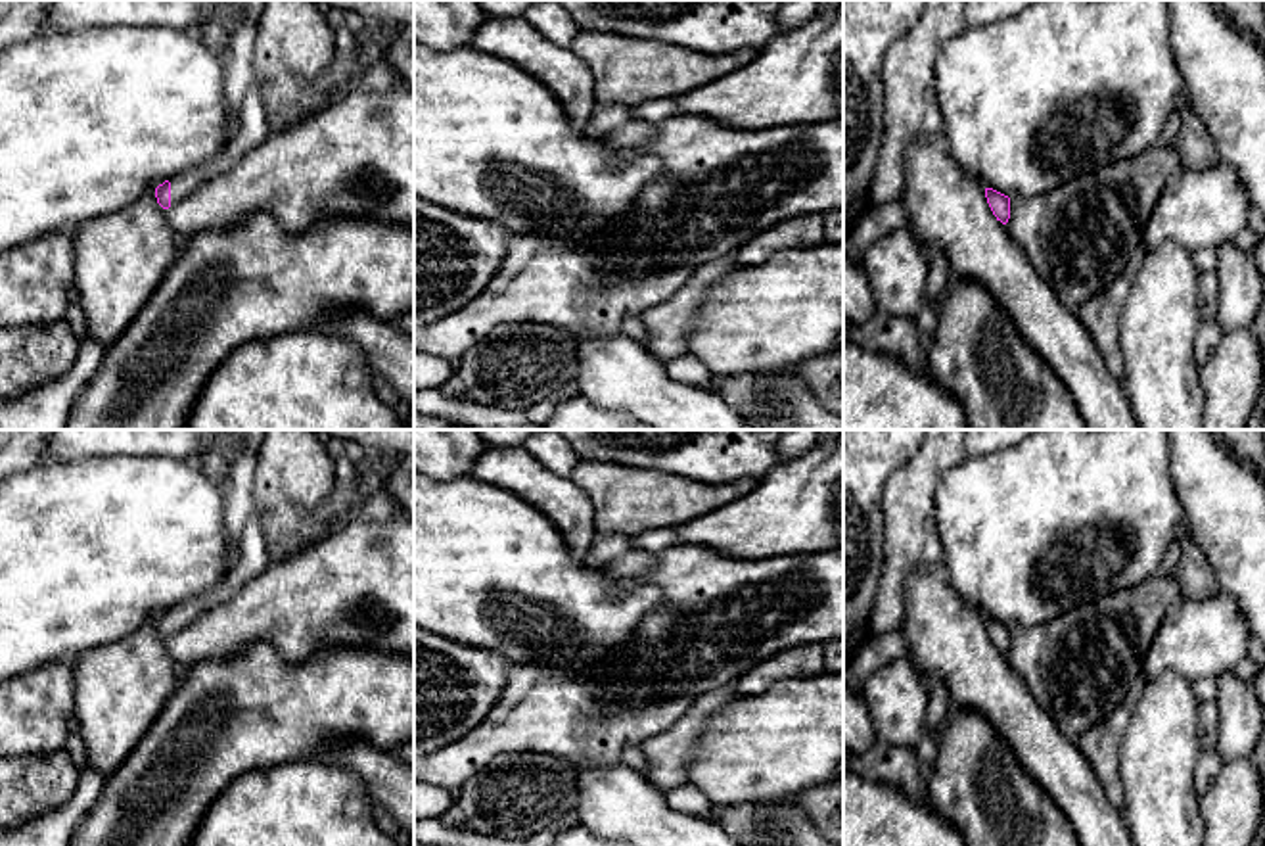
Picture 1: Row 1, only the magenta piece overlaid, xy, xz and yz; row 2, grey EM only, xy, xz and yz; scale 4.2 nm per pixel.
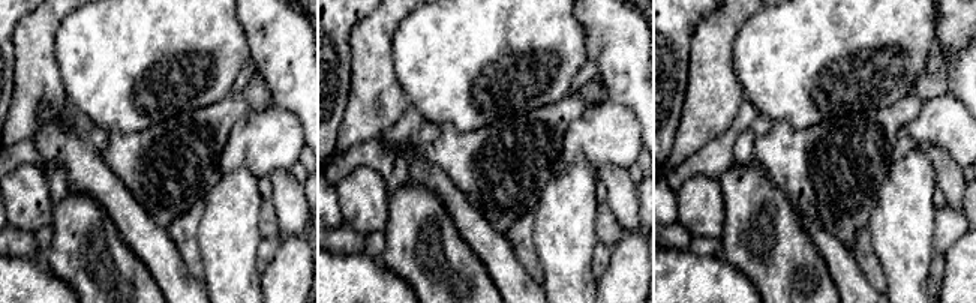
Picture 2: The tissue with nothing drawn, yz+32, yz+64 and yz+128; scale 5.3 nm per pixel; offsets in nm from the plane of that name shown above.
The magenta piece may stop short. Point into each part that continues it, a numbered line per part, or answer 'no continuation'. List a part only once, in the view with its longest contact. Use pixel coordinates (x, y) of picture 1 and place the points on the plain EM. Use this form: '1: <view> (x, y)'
1: xy (253, 557)

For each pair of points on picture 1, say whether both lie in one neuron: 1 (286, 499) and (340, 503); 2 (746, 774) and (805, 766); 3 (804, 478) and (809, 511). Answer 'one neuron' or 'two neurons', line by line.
1: two neurons
2: one neuron
3: one neuron

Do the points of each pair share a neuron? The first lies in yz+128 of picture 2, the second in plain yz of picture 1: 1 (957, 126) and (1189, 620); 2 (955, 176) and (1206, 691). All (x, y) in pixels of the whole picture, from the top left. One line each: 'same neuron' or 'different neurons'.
1: same neuron
2: different neurons

